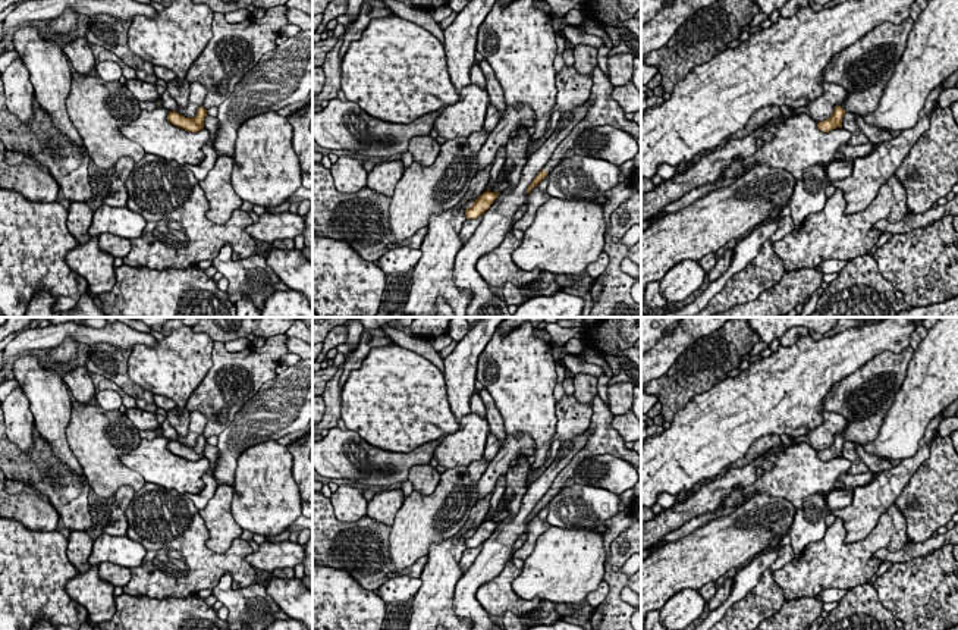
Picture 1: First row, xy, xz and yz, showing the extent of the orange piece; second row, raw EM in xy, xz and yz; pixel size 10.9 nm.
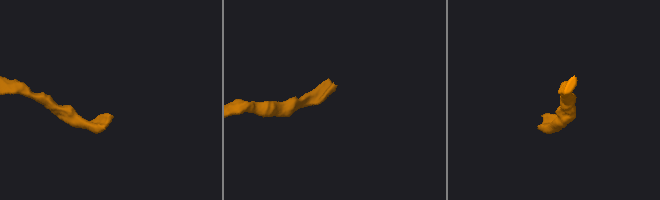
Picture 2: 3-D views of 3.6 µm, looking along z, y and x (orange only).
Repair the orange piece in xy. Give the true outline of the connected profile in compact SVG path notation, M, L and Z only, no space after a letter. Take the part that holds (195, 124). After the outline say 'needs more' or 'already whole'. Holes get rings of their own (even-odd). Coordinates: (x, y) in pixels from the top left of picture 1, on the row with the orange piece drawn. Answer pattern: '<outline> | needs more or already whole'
M201 106L197 110L197 116L195 117L185 117L182 115L179 115L178 112L169 112L167 115L167 120L170 123L173 123L178 128L182 128L188 132L198 132L204 128L204 119L207 116L207 110Z | already whole

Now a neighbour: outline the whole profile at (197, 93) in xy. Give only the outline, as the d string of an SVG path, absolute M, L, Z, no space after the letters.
M191 82L189 85L189 98L188 98L188 106L179 107L178 113L185 116L185 117L195 117L197 110L202 106L204 100L207 97L207 90L204 85L200 82Z

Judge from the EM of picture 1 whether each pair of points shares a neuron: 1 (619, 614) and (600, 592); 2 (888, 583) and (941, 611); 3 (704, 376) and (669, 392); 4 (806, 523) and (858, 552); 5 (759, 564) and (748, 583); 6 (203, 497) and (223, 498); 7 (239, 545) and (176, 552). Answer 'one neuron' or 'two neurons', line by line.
1: two neurons
2: one neuron
3: one neuron
4: two neurons
5: one neuron
6: two neurons
7: one neuron

